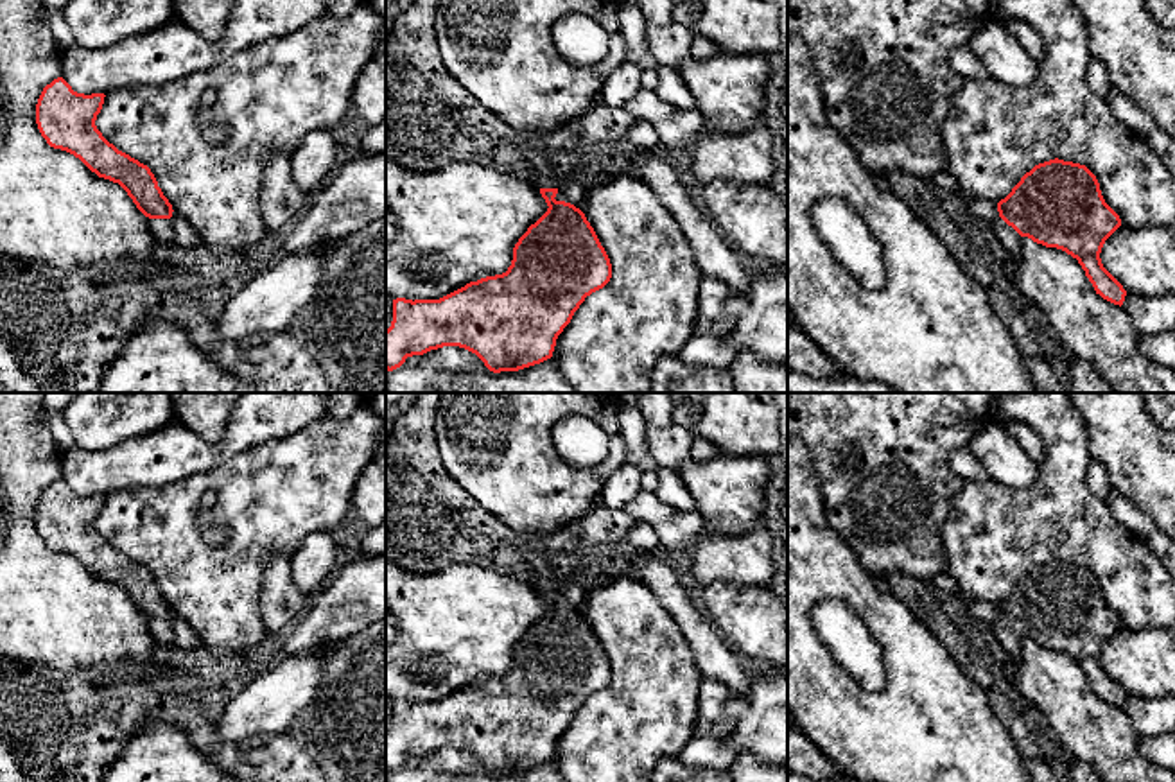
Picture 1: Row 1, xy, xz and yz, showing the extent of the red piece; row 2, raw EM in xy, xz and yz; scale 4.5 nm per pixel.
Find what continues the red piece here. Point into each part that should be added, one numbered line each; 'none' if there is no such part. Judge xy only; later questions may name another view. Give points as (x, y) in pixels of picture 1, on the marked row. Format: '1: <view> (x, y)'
1: xy (162, 230)

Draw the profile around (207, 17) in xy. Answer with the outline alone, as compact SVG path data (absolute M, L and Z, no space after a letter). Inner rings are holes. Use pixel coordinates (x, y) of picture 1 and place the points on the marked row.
M174 0L174 20L205 38L219 38L237 0Z

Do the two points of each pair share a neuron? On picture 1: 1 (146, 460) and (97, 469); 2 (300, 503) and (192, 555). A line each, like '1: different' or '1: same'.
1: same
2: same

